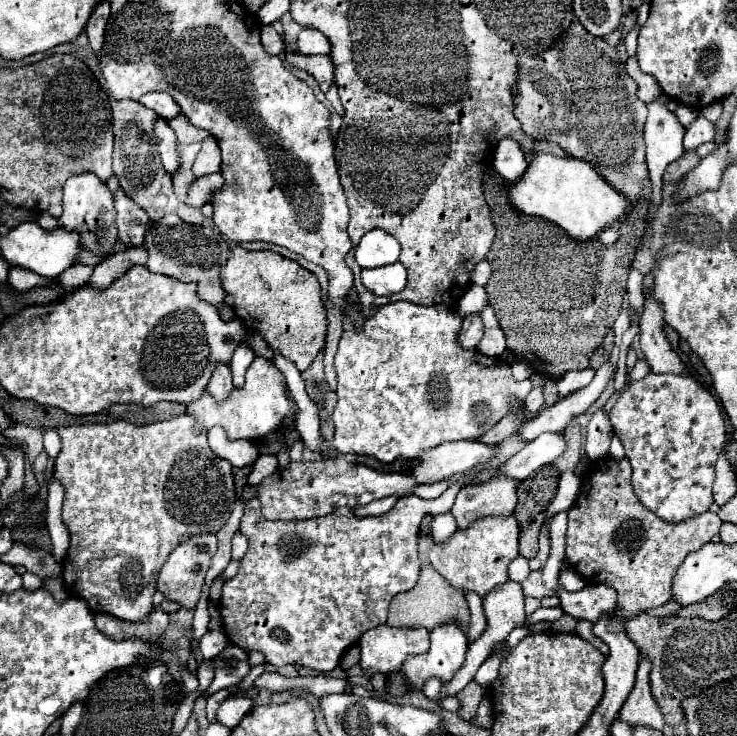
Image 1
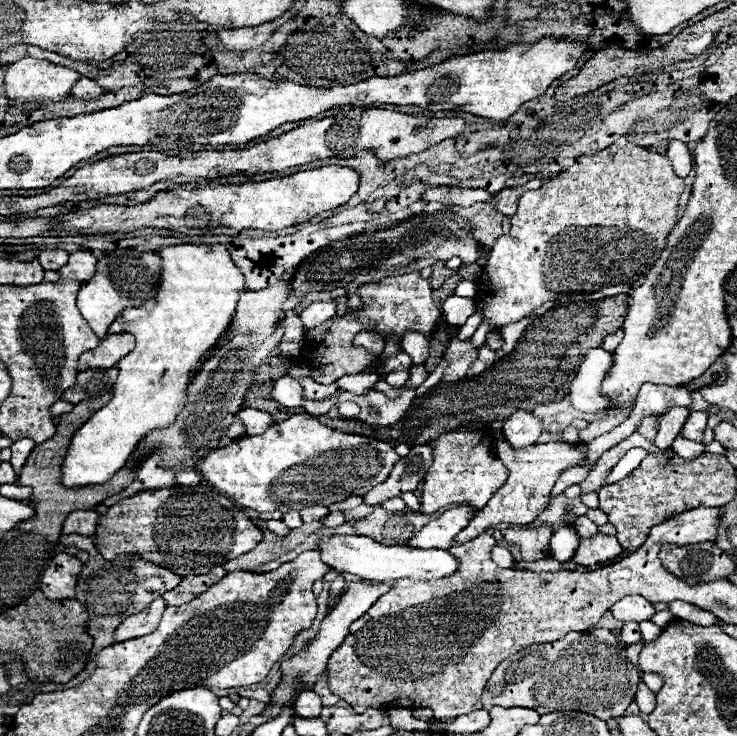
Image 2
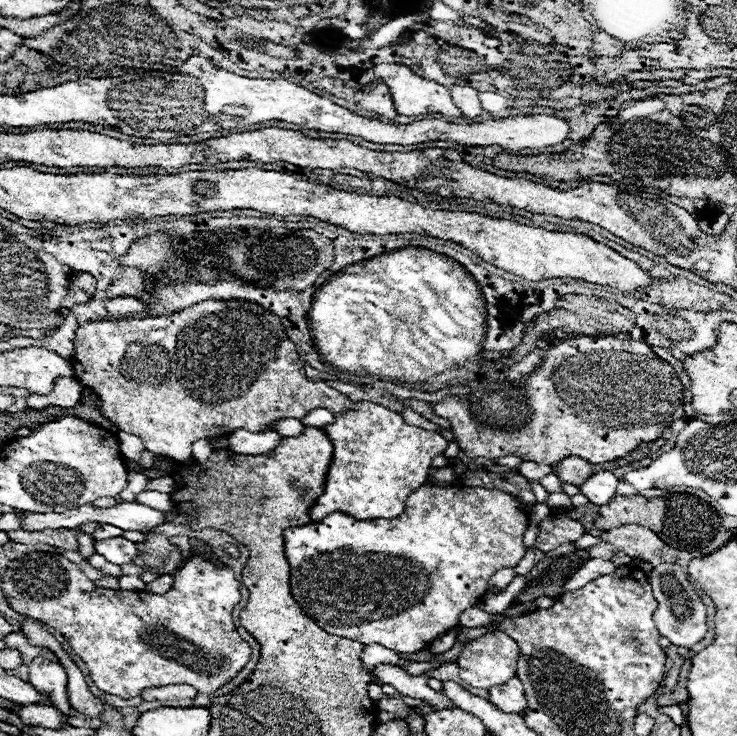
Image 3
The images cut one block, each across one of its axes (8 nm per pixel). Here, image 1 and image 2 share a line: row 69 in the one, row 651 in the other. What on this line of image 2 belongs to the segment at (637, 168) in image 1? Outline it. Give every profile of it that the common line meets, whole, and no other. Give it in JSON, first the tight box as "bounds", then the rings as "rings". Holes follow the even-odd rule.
{"bounds":[481,628,638,720],"rings":[[[590,628],[584,632],[570,632],[556,642],[534,644],[500,662],[500,666],[492,672],[492,678],[484,688],[481,703],[485,710],[490,710],[492,706],[502,708],[524,706],[534,708],[538,714],[558,710],[578,710],[594,714],[600,720],[608,720],[618,718],[626,712],[628,704],[634,700],[636,684],[638,684],[638,668],[630,660],[626,660],[626,646],[606,628]]]}

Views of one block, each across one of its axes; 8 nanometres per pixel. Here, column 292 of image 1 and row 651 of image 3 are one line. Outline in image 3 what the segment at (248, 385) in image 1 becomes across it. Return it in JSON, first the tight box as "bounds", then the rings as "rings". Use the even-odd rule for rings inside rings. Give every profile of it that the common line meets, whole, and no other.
{"bounds":[284,484,528,654],"rings":[[[422,484],[410,498],[406,500],[406,510],[396,518],[376,518],[376,520],[356,520],[354,516],[332,512],[322,522],[314,522],[308,526],[296,526],[284,530],[284,552],[290,562],[290,588],[292,596],[300,604],[300,608],[306,612],[308,618],[312,618],[322,630],[334,636],[344,636],[350,640],[358,640],[364,644],[382,644],[386,648],[414,654],[428,646],[430,640],[434,640],[438,634],[446,632],[448,628],[454,628],[458,624],[460,614],[474,606],[480,596],[488,592],[488,580],[494,572],[502,568],[514,568],[526,554],[524,546],[524,532],[528,527],[528,511],[515,497],[502,492],[502,490],[486,490],[486,488],[468,488],[468,486],[452,485],[450,488],[438,488],[432,484]]]}

